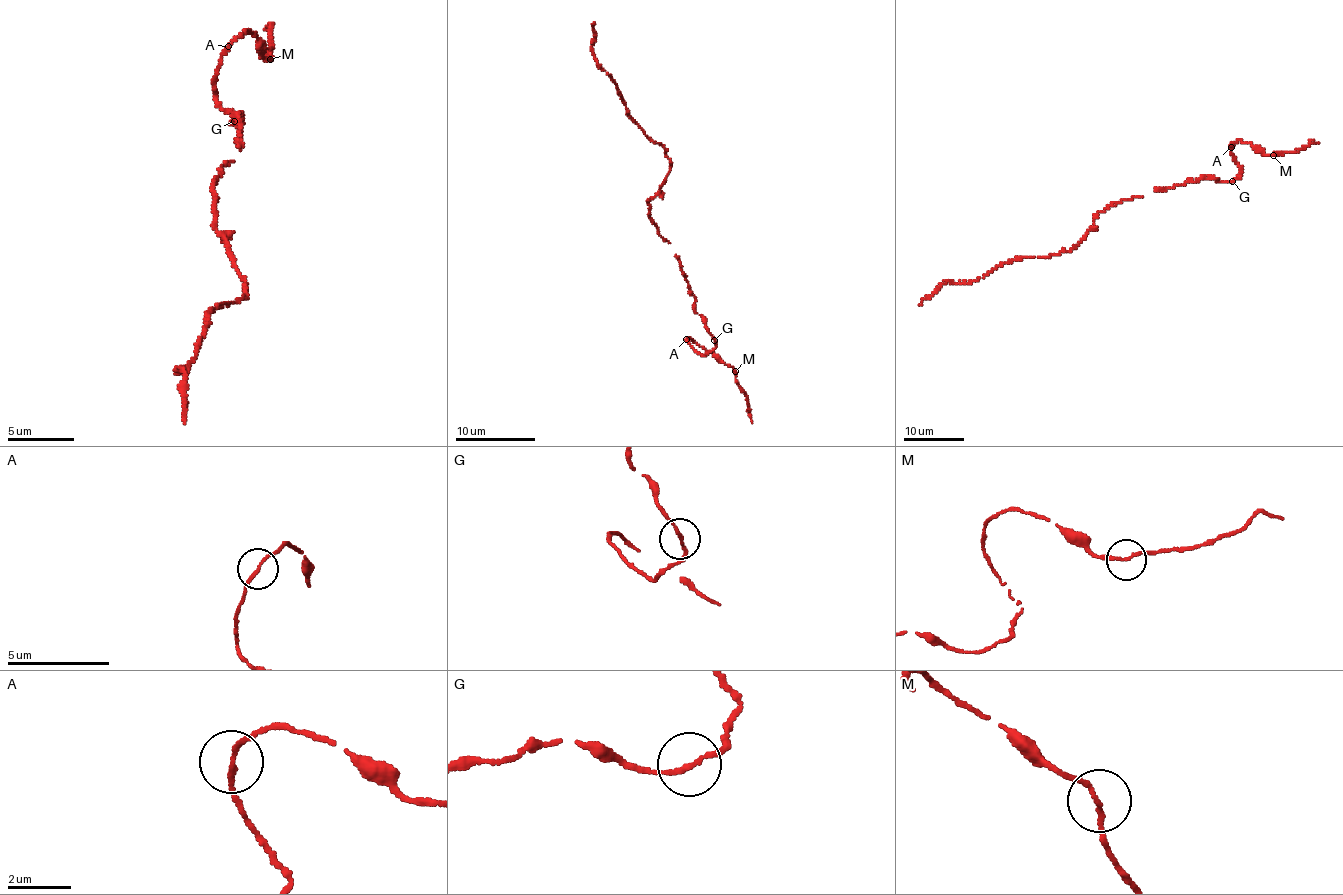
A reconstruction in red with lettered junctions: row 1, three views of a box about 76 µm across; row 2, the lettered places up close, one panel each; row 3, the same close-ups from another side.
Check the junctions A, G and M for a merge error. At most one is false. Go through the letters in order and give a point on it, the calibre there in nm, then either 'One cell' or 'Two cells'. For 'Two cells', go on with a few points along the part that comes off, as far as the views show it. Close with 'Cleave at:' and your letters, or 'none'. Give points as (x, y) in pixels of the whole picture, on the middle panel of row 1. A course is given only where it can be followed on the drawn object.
A: Place: (686, 339). Thickness 150 nm. One cell
G: Place: (714, 340). Thickness 140 nm. One cell
M: Place: (735, 371). Thickness 140 nm. One cell
Cleave at: none

